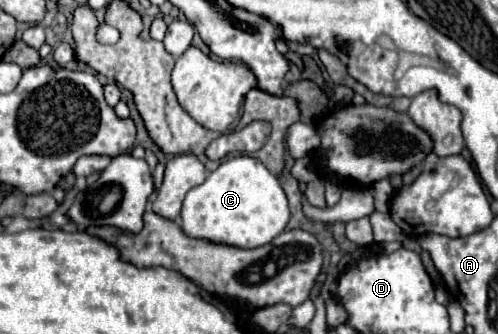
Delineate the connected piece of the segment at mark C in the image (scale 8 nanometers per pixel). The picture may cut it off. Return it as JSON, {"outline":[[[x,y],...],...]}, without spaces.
{"outline":[[[242,155],[224,161],[206,181],[188,191],[182,205],[182,231],[188,237],[208,239],[244,249],[270,243],[280,235],[290,219],[288,199],[276,175],[272,175],[260,159]]]}

